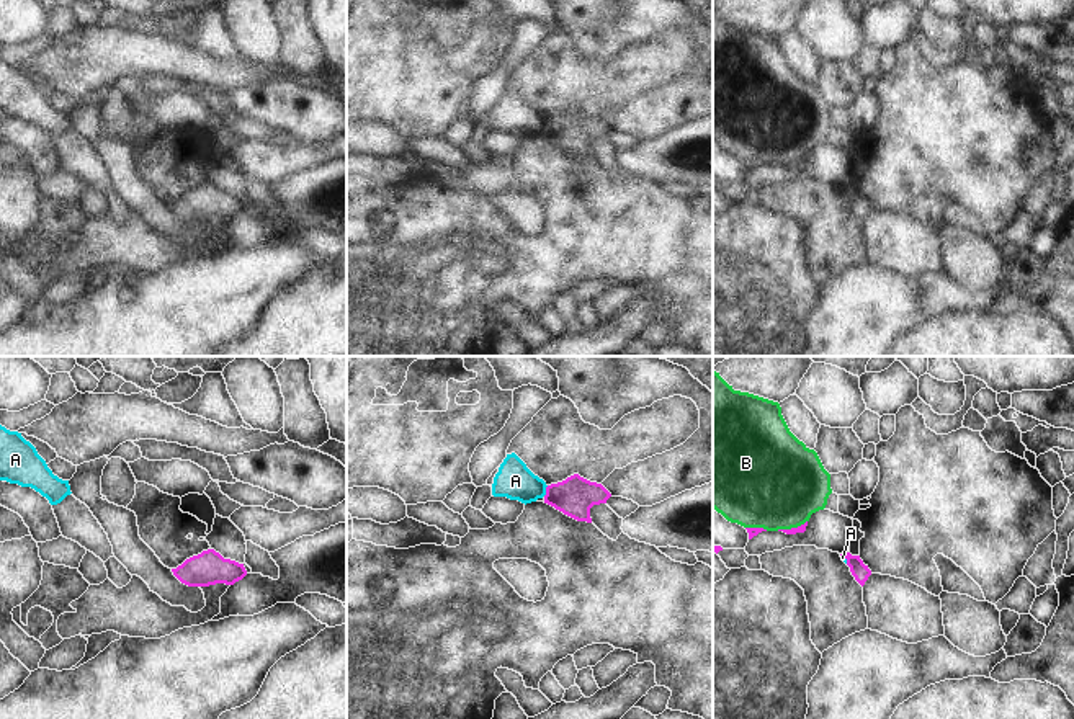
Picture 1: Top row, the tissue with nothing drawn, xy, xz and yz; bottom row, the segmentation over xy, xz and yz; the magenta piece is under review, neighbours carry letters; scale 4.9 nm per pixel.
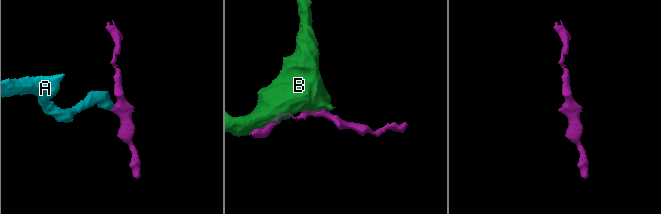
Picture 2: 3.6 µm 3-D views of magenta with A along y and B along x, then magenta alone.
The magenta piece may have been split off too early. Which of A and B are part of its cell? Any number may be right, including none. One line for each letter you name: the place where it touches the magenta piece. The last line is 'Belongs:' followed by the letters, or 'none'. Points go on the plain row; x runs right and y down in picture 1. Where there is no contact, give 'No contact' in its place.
Belongs: none.

